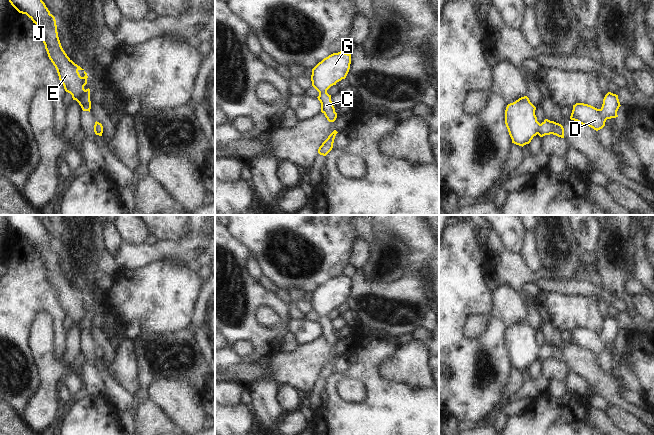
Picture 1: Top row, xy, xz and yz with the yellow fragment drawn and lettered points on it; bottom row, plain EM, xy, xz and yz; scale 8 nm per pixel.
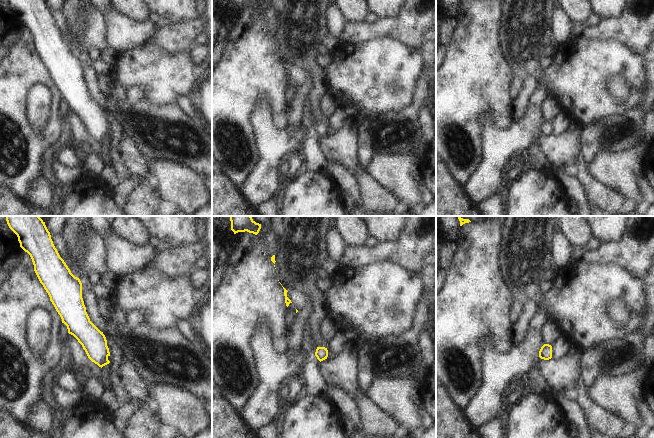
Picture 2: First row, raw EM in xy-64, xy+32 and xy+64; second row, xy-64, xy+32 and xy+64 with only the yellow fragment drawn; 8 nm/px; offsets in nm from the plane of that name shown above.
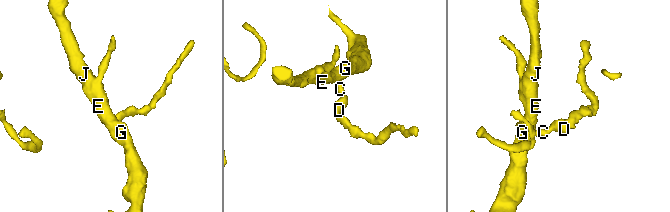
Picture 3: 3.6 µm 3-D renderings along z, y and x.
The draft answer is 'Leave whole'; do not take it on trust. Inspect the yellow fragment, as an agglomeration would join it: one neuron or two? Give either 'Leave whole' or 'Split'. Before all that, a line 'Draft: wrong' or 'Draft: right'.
Draft: right
Leave whole

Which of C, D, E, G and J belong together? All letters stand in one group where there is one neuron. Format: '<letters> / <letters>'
C D E G J

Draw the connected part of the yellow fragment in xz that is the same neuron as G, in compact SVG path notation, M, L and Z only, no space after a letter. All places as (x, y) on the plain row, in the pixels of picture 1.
M340 275L324 282L312 293L312 310L319 316L317 322L321 327L321 336L329 346L336 344L337 337L327 314L346 302L350 288L351 278Z

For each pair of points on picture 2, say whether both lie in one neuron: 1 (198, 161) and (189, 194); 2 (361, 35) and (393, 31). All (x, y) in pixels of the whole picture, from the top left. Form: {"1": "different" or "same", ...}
{"1": "different", "2": "same"}

